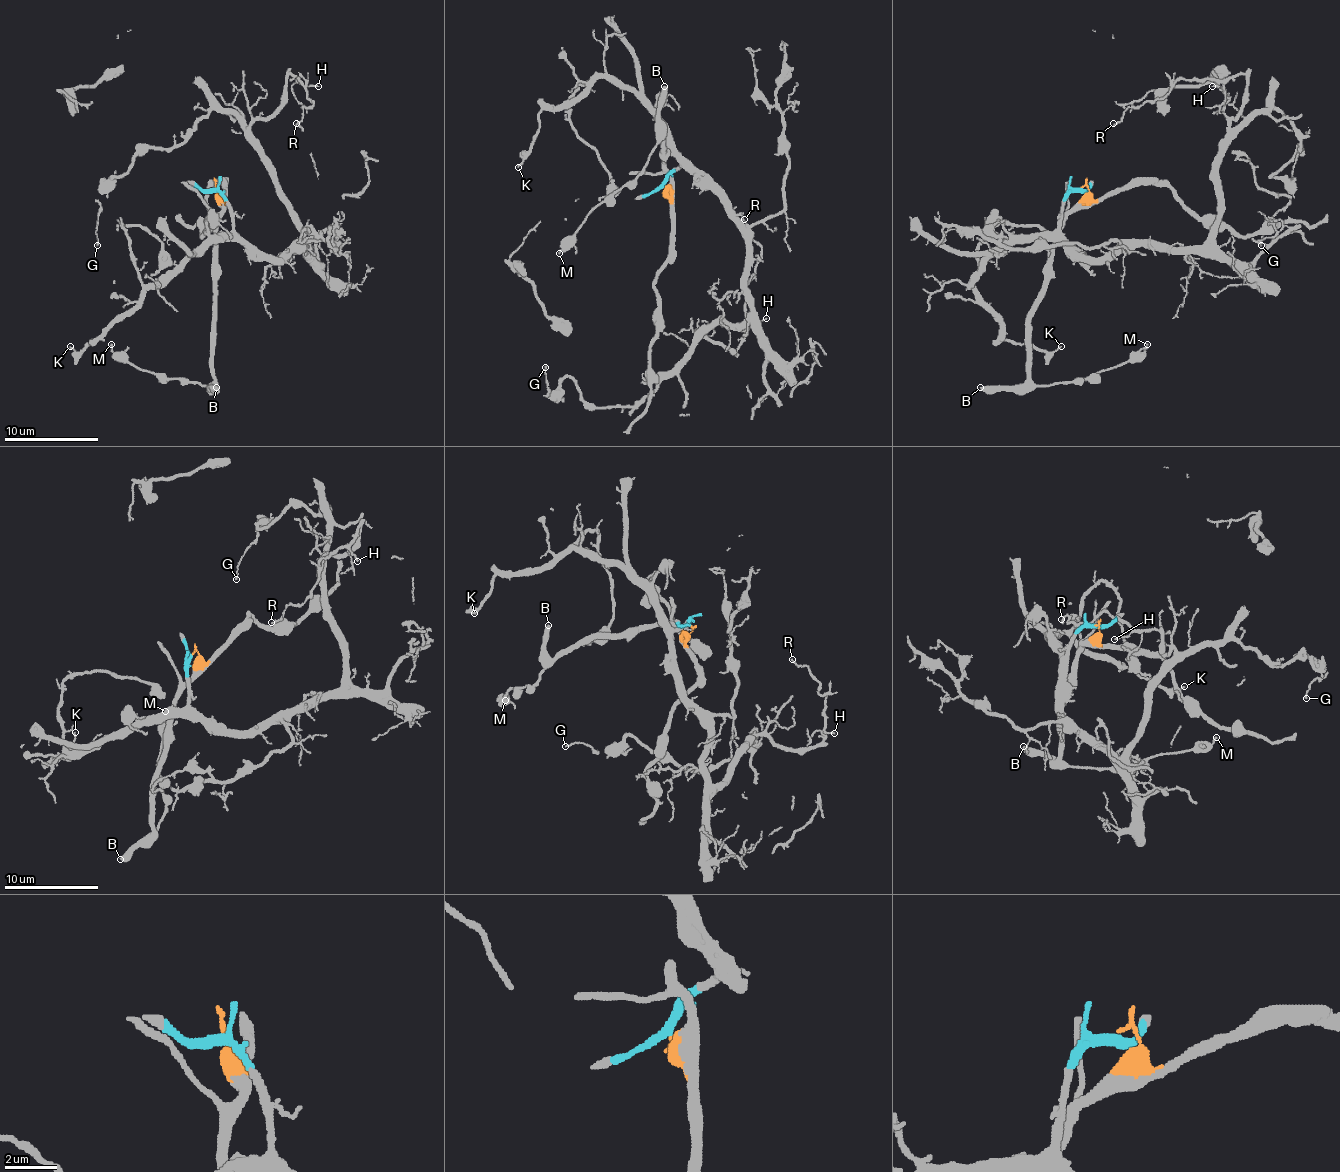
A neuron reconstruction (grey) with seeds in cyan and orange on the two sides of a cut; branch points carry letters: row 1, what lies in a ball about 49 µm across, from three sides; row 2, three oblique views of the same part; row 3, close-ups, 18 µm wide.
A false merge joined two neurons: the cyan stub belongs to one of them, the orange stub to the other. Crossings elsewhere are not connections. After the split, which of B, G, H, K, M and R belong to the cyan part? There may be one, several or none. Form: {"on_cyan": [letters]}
{"on_cyan": ["G", "H", "K", "R"]}

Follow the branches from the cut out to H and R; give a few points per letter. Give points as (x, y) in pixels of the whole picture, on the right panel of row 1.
H: (1080, 187), (1059, 232), (1087, 258), (1195, 251), (1218, 206), (1218, 157), (1247, 77), (1211, 87)
R: (1080, 187), (1059, 232), (1087, 258), (1195, 251), (1218, 206), (1218, 162), (1247, 77), (1179, 80), (1113, 124)

